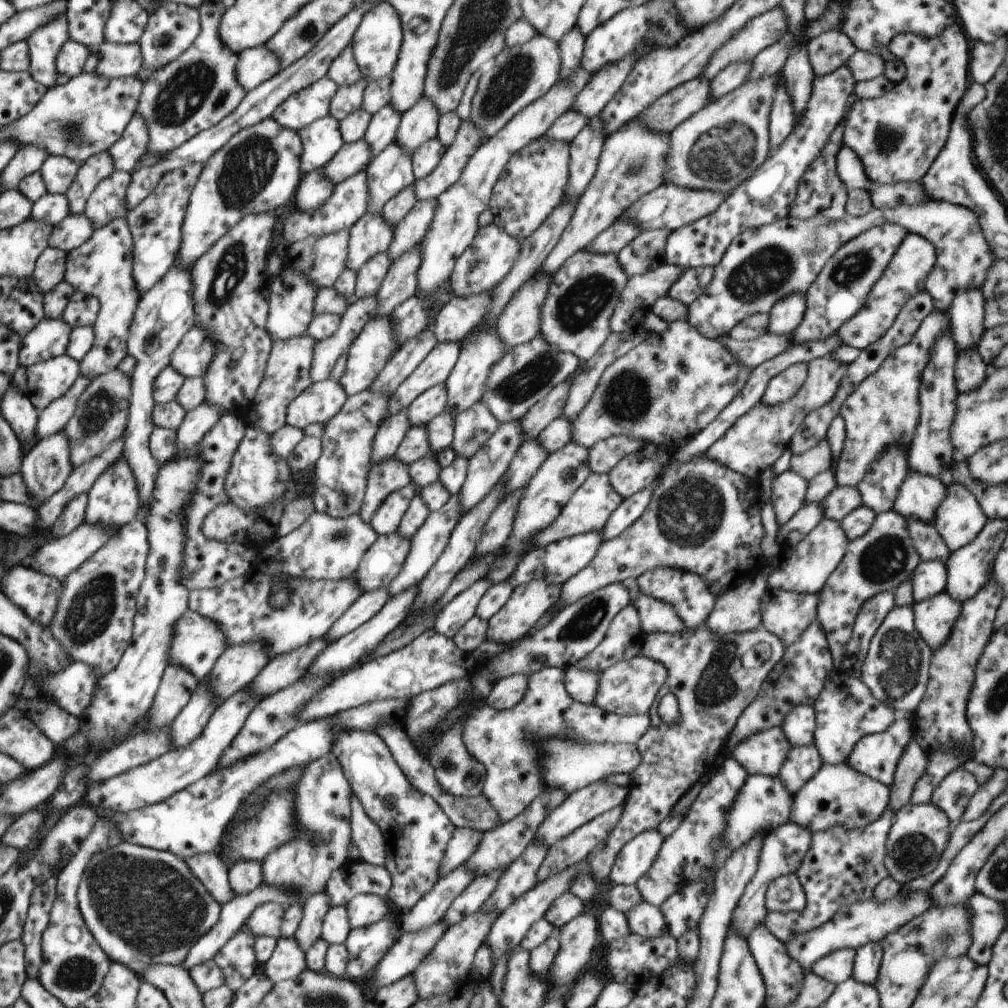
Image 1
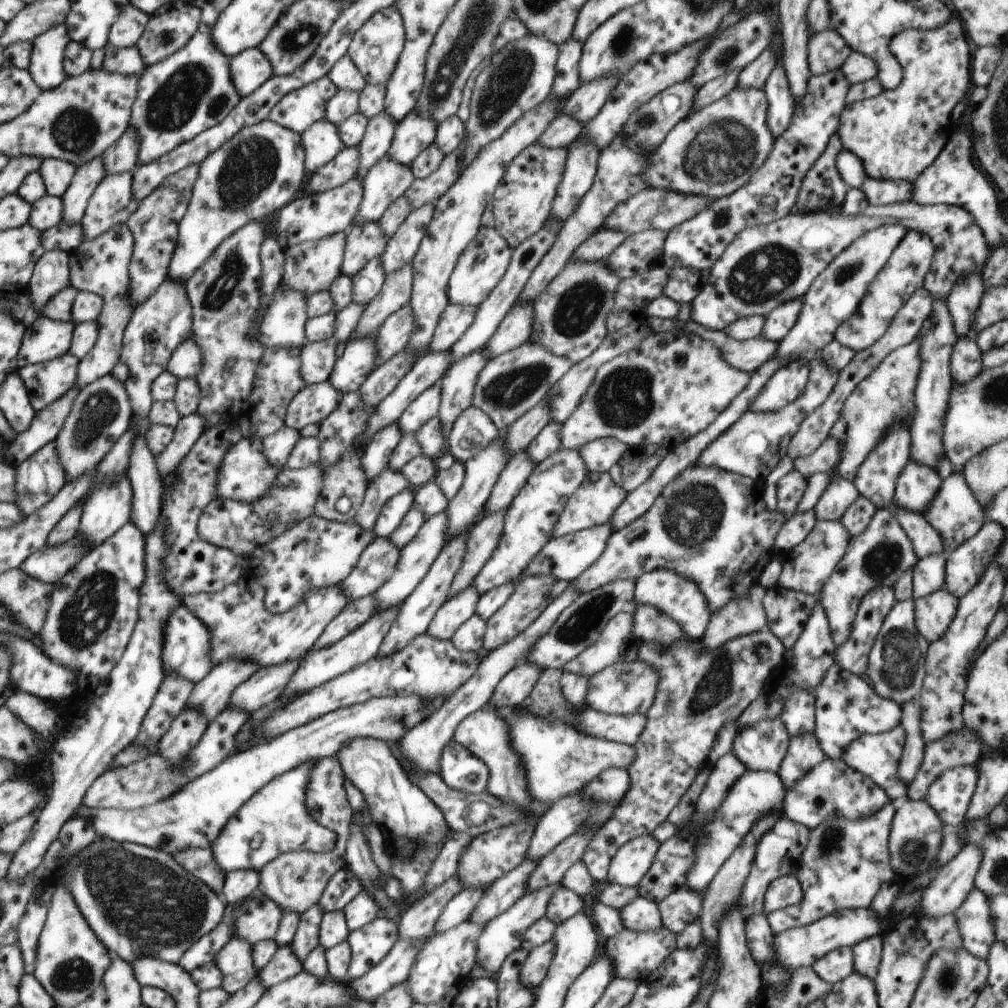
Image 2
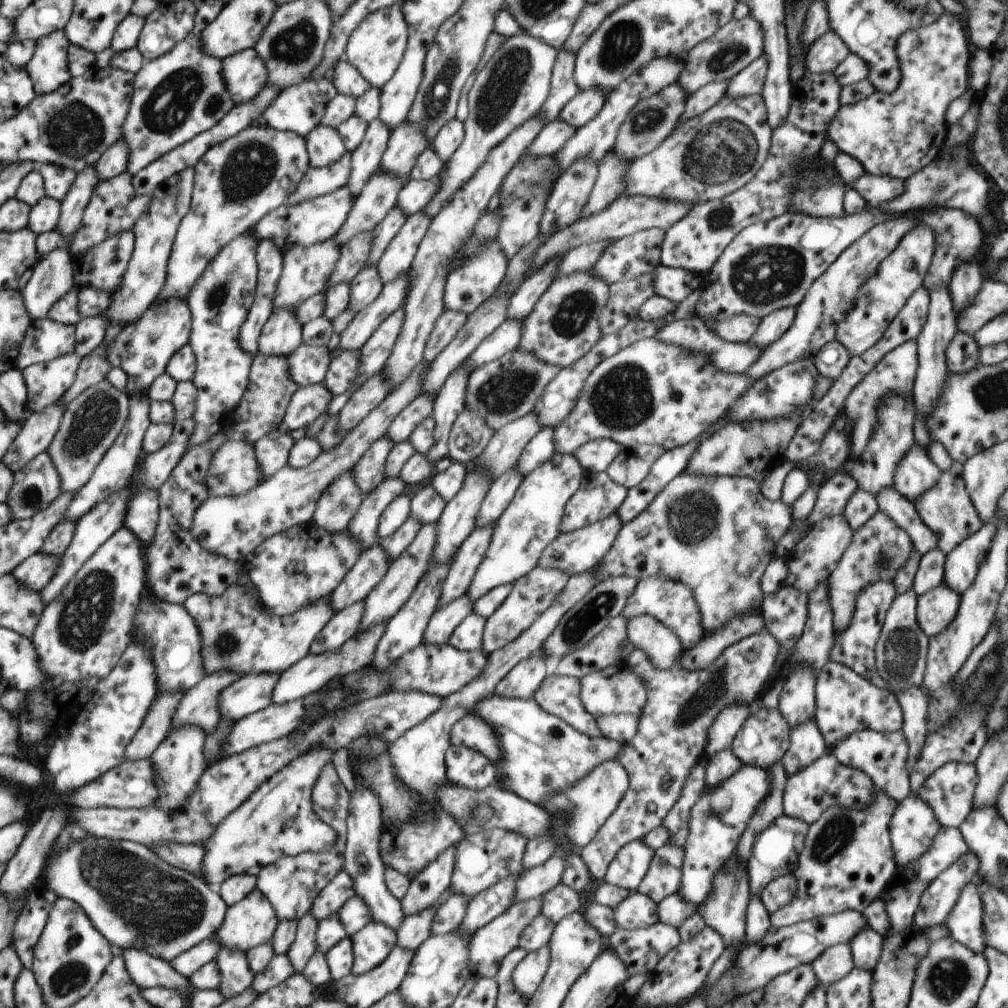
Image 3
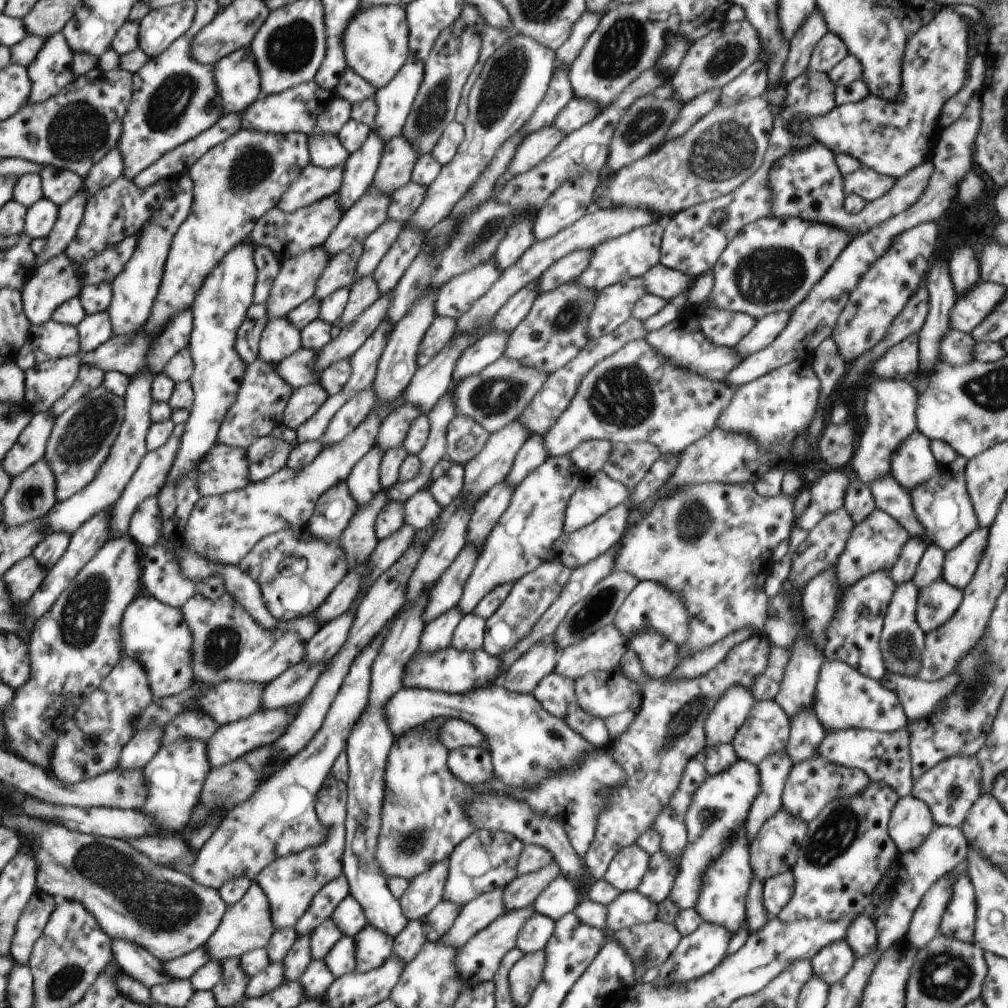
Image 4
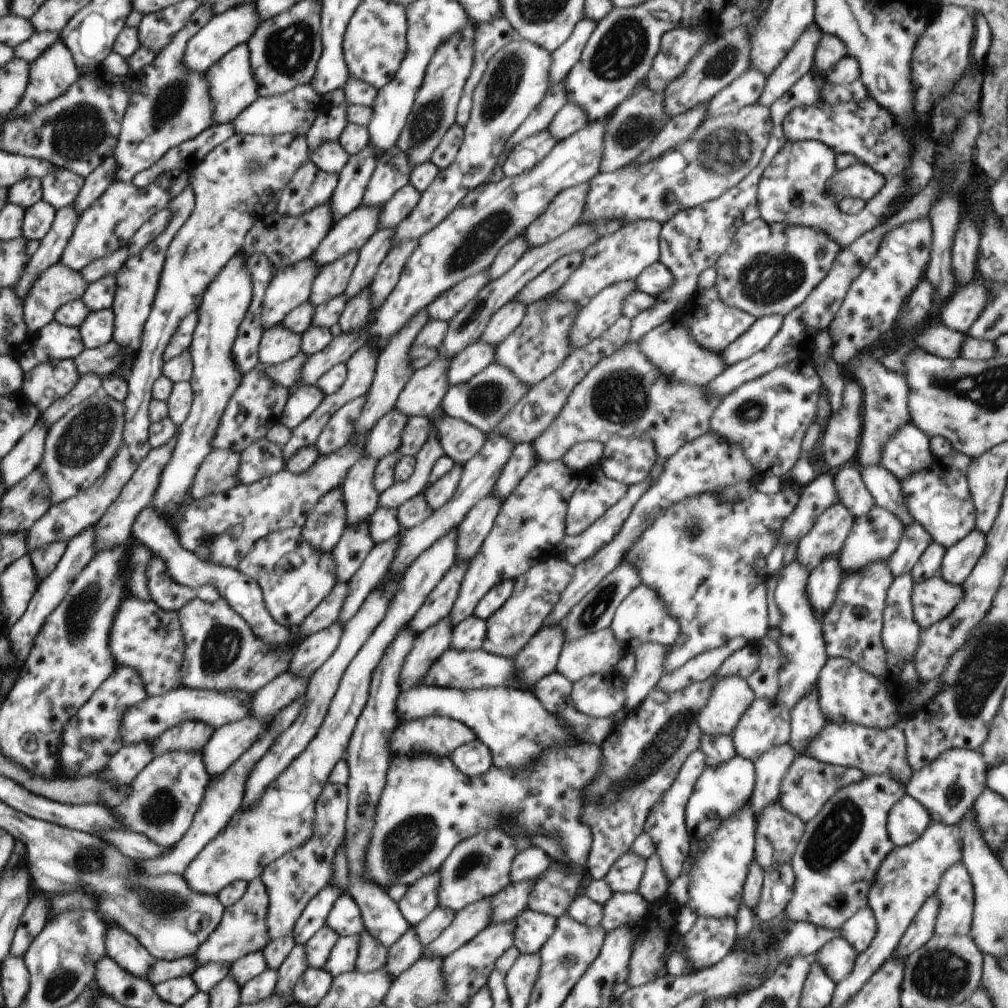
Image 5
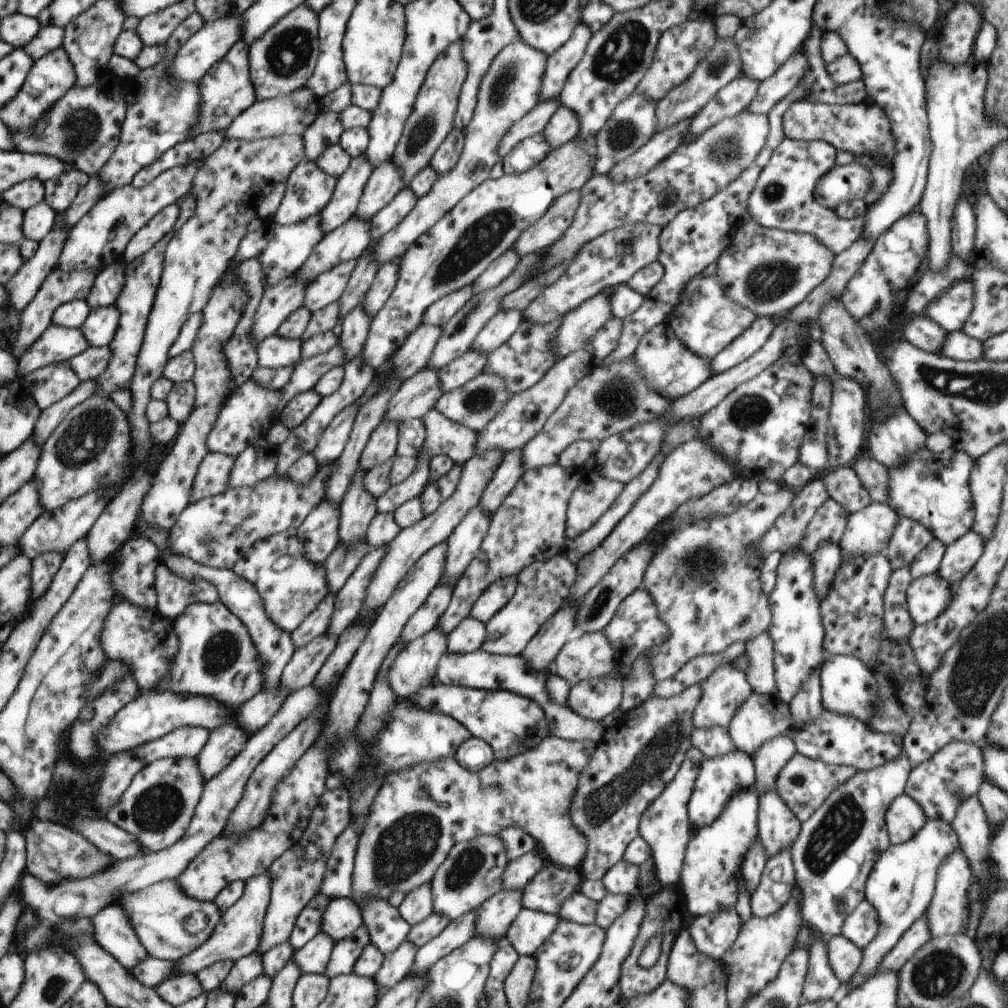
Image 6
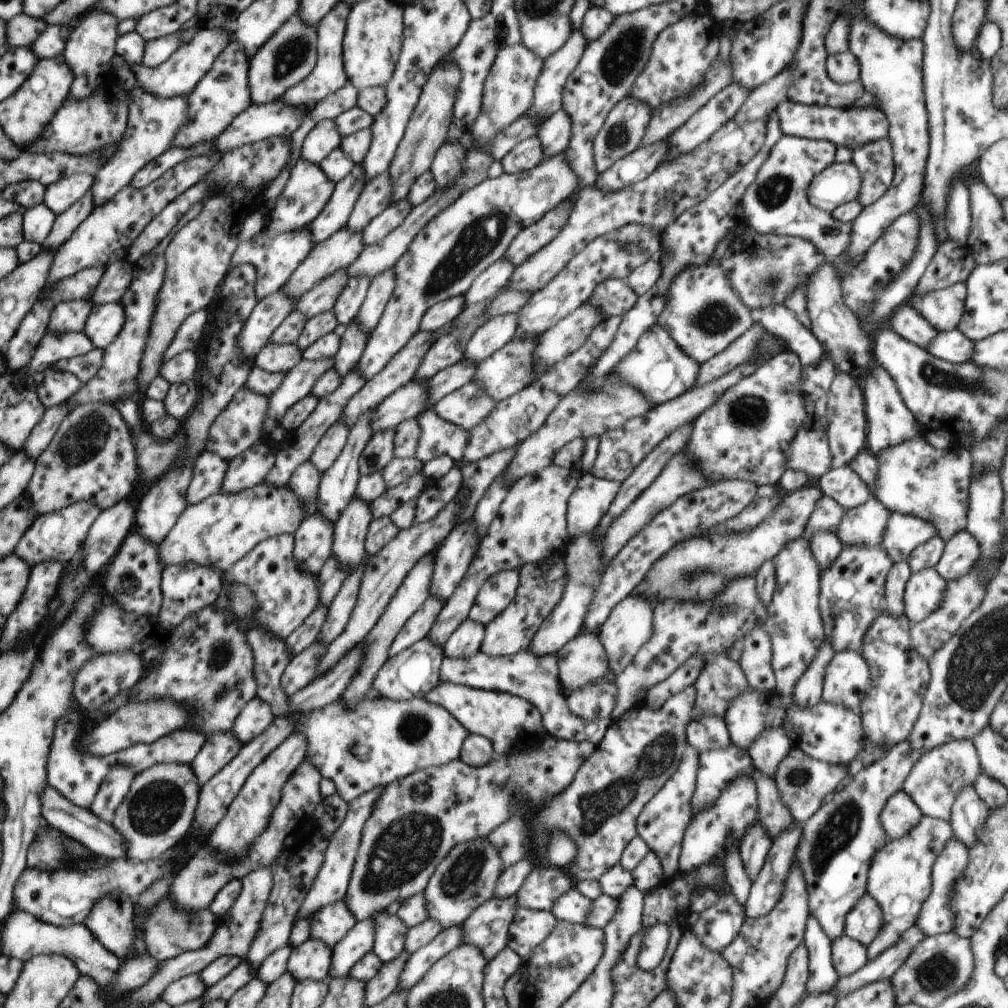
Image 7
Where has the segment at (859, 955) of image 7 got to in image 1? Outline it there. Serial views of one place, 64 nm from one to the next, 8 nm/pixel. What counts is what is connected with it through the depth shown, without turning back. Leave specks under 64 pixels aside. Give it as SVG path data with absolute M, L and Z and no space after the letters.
M856 949L835 950L812 964L811 970L826 982L841 983L852 977Z

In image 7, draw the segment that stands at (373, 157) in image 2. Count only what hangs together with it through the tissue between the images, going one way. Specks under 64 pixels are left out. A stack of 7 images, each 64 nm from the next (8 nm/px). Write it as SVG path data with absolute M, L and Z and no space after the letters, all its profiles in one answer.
M362 162L354 163L352 172L335 183L335 189L324 210L309 224L314 245L330 238L340 228L345 228L354 205L366 186Z

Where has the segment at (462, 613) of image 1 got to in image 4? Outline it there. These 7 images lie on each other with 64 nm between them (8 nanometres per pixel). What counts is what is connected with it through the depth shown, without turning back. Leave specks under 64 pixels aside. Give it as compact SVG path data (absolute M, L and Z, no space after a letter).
M457 606L448 613L442 614L433 622L426 624L419 639L418 653L438 653L451 646L454 630L460 623L462 615Z

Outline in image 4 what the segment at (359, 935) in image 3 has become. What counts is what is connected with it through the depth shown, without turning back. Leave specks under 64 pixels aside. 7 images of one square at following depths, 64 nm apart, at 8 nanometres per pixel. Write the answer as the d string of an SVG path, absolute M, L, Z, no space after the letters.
M367 925L356 937L355 971L366 973L382 966L393 954L394 939Z

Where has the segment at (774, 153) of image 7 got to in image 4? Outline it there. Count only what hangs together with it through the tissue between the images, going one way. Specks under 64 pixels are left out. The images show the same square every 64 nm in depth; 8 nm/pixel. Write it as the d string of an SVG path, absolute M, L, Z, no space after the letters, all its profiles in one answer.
M814 141L807 147L793 149L788 155L773 163L767 183L770 198L769 214L770 217L780 219L798 218L823 223L845 231L850 237L856 237L911 208L912 204L923 196L932 172L932 163L926 162L896 179L886 195L866 203L861 212L848 213L843 208L843 201L846 198L843 192L843 175L838 171L835 155L821 143Z

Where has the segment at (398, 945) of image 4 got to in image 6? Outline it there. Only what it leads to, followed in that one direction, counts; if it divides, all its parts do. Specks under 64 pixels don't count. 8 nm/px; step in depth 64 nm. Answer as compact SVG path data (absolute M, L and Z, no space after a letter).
M406 938L392 954L384 957L380 970L373 976L374 984L378 988L378 999L407 976L414 964L416 954L418 954L418 948Z

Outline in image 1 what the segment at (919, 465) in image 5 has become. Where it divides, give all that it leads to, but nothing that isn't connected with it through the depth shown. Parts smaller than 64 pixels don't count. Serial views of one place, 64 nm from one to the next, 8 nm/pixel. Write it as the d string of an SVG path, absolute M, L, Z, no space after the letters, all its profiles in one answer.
M908 471L906 480L898 490L894 510L904 518L914 518L926 524L934 524L938 506L946 498L946 487L940 479Z

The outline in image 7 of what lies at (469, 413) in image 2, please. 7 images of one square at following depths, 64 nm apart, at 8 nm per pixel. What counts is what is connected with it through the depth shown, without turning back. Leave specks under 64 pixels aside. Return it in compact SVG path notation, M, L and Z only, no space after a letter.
M433 408L422 412L417 421L420 424L420 438L415 454L418 460L426 463L428 460L448 454L456 464L463 464L464 448L470 440L468 430L440 418Z

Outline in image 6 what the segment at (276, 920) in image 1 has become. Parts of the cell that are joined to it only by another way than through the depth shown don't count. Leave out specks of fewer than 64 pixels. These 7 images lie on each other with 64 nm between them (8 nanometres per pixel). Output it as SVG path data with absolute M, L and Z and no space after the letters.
M264 873L260 876L248 878L245 882L246 888L243 896L239 898L238 902L230 906L226 912L223 912L222 920L219 921L218 927L208 938L208 941L199 946L198 950L194 950L188 956L174 962L174 970L176 972L172 974L172 977L184 974L196 975L197 972L211 964L224 962L225 960L237 961L257 950L260 946L260 940L262 940L264 916L269 905L271 894L270 880Z

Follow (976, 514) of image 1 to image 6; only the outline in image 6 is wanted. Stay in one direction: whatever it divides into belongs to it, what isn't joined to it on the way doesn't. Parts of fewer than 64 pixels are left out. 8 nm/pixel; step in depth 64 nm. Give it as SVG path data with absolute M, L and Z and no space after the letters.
M952 446L941 453L920 448L896 468L887 468L890 476L888 502L899 517L923 524L935 539L949 545L962 538L974 524L974 506L969 489L970 472L975 460Z

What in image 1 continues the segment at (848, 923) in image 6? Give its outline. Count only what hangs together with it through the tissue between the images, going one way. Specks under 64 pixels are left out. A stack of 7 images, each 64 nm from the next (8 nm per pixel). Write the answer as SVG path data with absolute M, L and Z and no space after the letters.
M871 942L856 949L852 978L856 982L875 986L878 980L883 950L879 942Z

